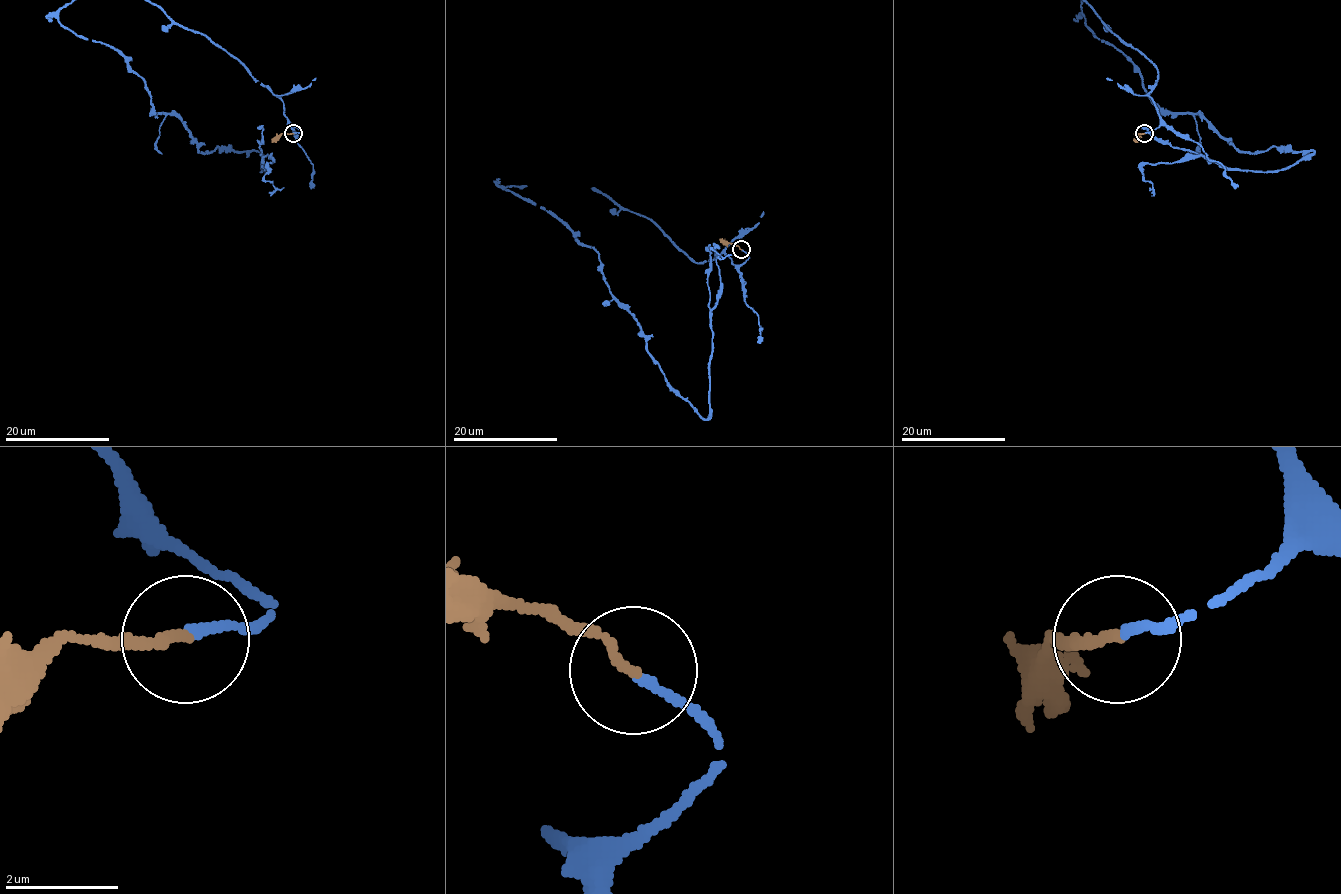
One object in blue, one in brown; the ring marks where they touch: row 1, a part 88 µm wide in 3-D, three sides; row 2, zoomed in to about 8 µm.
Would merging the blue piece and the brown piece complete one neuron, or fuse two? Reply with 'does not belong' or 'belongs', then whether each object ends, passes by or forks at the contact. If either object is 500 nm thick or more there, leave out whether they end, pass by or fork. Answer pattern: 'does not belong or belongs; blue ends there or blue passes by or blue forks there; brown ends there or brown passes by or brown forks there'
belongs; blue ends there; brown ends there

